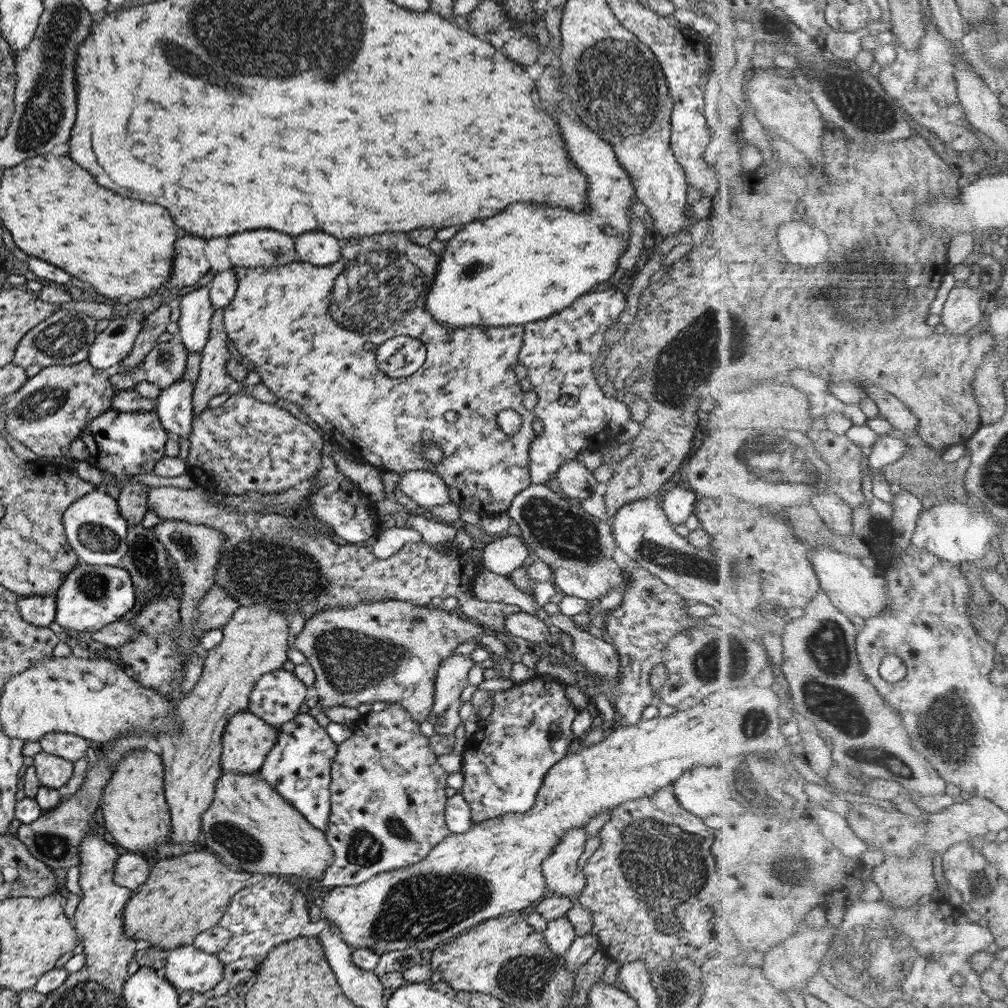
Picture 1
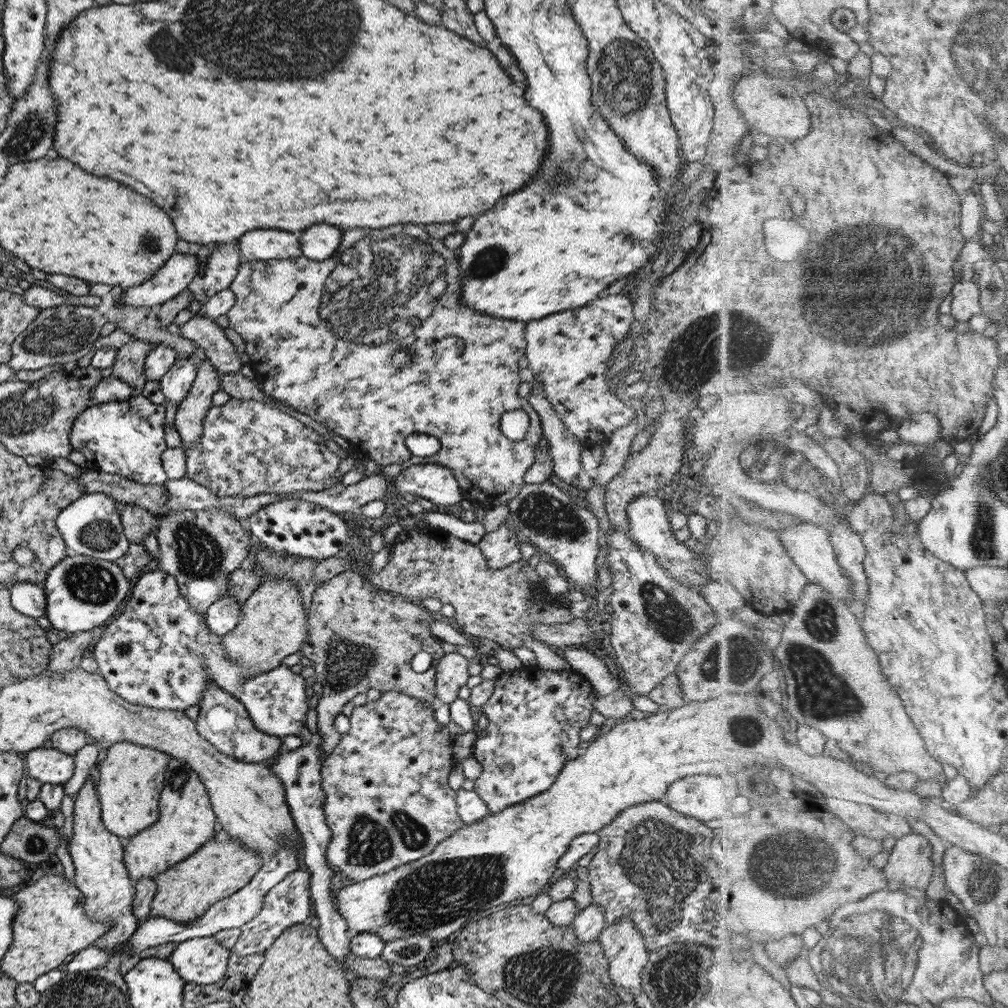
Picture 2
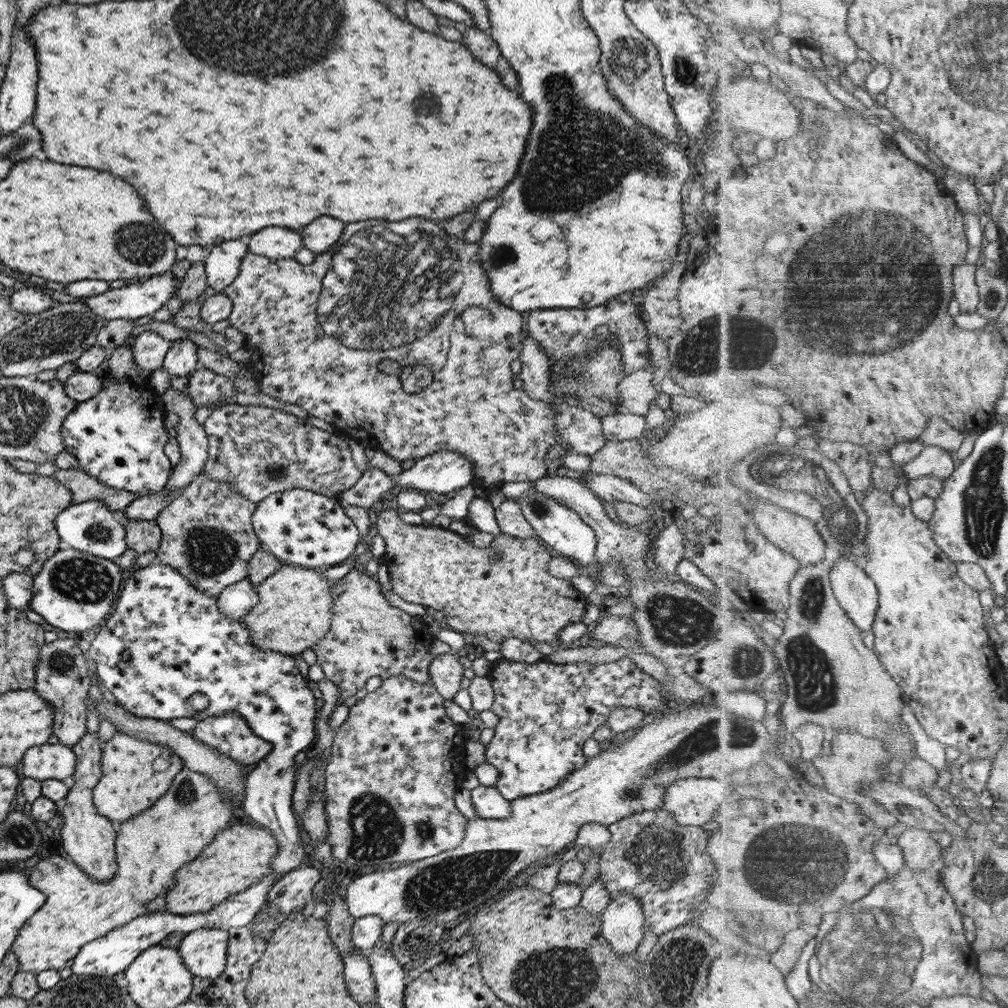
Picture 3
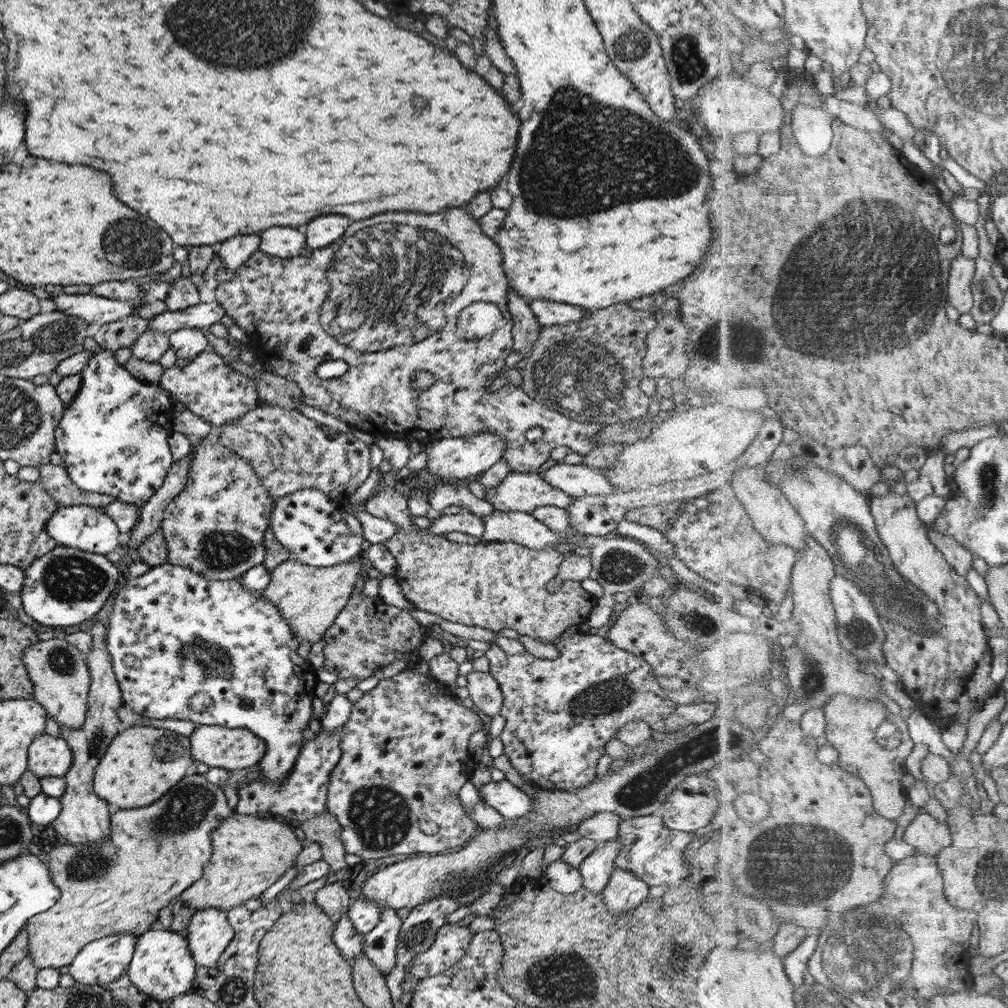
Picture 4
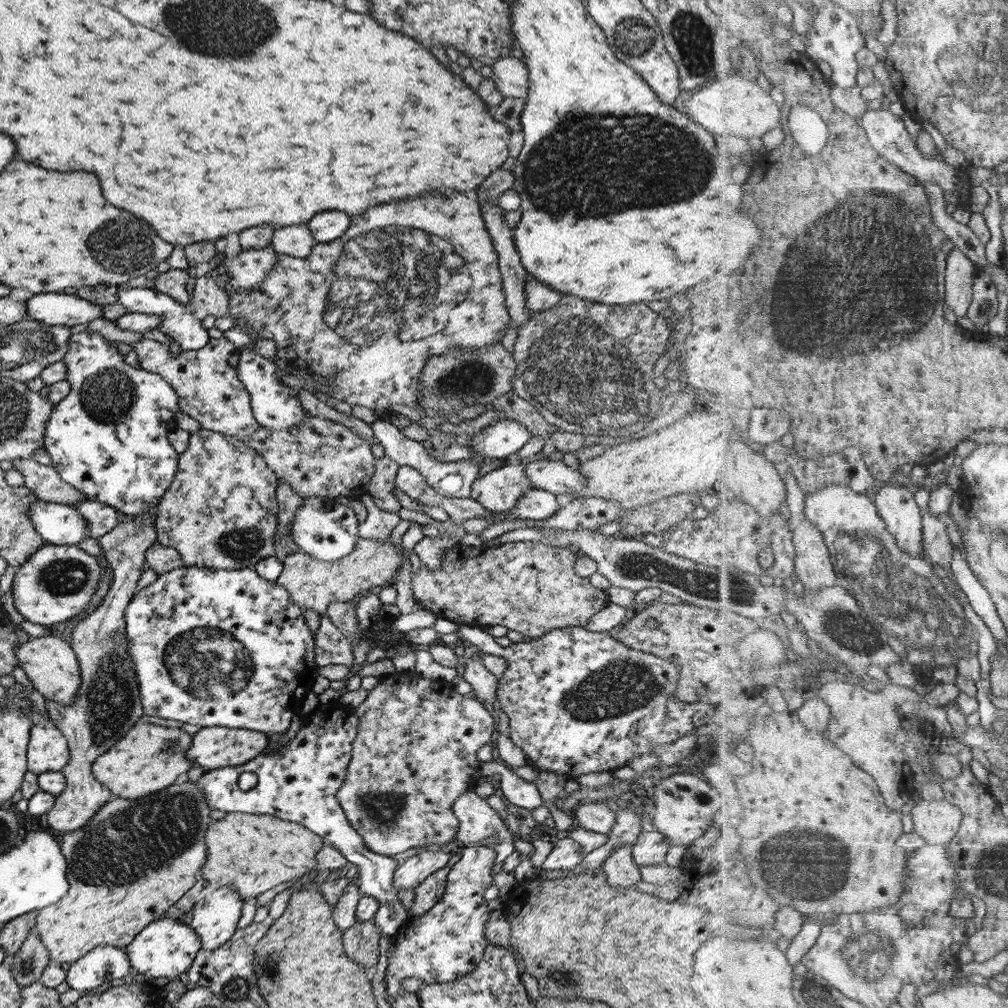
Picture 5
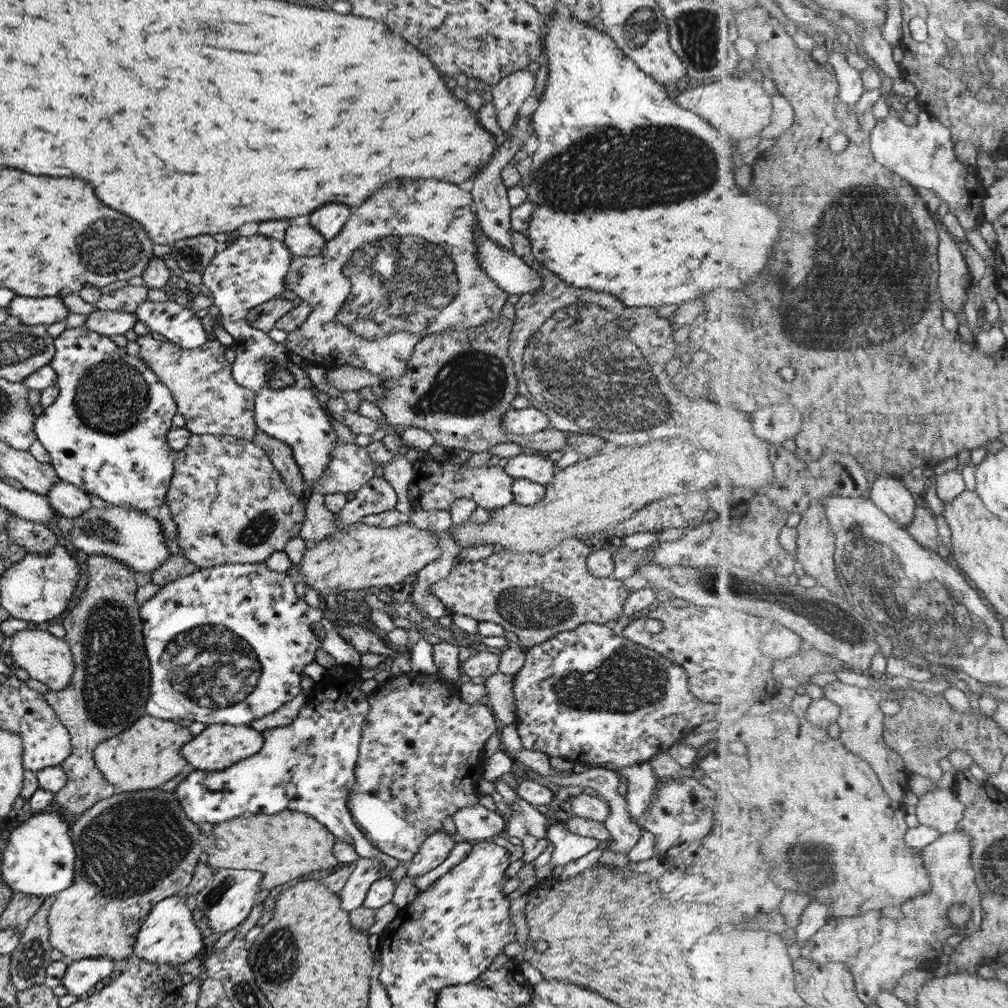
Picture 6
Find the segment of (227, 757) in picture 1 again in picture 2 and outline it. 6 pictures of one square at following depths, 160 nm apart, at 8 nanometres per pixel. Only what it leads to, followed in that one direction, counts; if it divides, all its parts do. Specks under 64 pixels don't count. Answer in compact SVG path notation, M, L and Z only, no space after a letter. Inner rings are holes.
M211 507L202 511L169 511L166 515L159 516L155 529L158 552L153 566L170 574L176 581L183 600L187 600L187 605L196 613L205 614L209 605L226 596L227 581L231 572L246 565L248 561L251 536L246 524L223 509ZM214 684L204 690L199 702L196 731L220 753L231 755L244 763L265 763L281 748L281 739L264 732L259 732L247 714L247 710L236 699L227 695Z

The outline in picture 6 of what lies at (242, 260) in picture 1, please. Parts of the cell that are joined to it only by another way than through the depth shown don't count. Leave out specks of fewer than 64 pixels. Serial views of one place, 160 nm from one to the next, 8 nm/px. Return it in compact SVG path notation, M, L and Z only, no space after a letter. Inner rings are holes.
M308 225L287 227L282 240L289 252L298 257L314 257L319 254L326 241L313 227Z

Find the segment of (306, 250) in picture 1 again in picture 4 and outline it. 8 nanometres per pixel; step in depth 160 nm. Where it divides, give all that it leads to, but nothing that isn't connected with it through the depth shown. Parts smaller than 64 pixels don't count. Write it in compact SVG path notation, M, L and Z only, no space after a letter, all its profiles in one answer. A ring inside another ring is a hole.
M327 214L311 220L309 224L303 226L304 237L307 249L320 249L330 245L337 240L344 230L349 226L351 220L337 216L337 214Z

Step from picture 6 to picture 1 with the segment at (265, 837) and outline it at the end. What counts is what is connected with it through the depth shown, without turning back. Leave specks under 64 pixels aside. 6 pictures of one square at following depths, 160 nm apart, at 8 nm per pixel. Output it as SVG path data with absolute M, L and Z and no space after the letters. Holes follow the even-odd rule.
M198 847L193 854L189 852L161 855L150 863L145 884L139 886L137 894L133 891L123 909L123 934L127 938L146 940L150 947L169 951L192 945L201 932L218 924L232 896L253 881L249 873L227 868L207 850Z

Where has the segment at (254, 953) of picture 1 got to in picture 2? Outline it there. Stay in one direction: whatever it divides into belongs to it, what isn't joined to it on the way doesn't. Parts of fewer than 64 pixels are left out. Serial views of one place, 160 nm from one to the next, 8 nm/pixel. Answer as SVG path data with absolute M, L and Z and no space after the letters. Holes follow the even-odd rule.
M300 868L287 874L277 885L264 894L259 912L247 923L240 926L240 936L231 948L231 953L244 957L253 953L262 955L266 948L278 938L285 929L305 920L312 910L312 899L309 890L310 874Z

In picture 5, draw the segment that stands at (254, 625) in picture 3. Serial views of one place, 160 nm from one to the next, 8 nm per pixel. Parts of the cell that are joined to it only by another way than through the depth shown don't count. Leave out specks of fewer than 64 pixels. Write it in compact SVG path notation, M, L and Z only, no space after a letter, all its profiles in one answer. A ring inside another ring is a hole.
M383 536L383 540L357 537L353 550L339 560L320 561L303 551L286 556L276 583L288 592L288 598L301 612L312 610L319 618L326 614L330 602L351 600L353 595L376 591L392 583L402 563L400 548Z

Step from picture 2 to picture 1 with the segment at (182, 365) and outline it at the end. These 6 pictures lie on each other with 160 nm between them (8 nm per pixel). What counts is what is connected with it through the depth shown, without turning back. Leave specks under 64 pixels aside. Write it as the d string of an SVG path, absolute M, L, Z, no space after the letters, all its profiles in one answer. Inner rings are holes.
M182 379L160 390L154 406L162 429L173 440L179 436L188 439L192 432L192 385L189 380Z

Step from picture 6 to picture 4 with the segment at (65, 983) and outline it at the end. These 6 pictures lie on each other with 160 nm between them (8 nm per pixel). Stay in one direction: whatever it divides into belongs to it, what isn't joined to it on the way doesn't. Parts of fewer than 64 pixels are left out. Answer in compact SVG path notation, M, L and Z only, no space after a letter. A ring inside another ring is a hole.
M121 933L89 942L67 965L68 973L79 984L107 985L126 974L139 935Z

